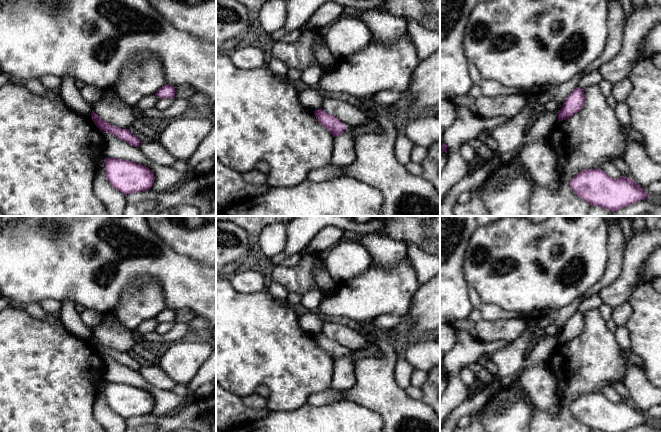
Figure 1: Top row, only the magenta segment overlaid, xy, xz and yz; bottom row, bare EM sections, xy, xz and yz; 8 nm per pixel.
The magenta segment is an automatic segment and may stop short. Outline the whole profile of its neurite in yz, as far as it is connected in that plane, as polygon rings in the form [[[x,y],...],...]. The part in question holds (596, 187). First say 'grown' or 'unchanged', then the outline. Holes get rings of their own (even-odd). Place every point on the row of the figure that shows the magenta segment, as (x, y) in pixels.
unchanged; [[[586,169],[570,181],[574,194],[589,203],[609,211],[617,211],[649,197],[631,178],[610,177],[602,169]]]

